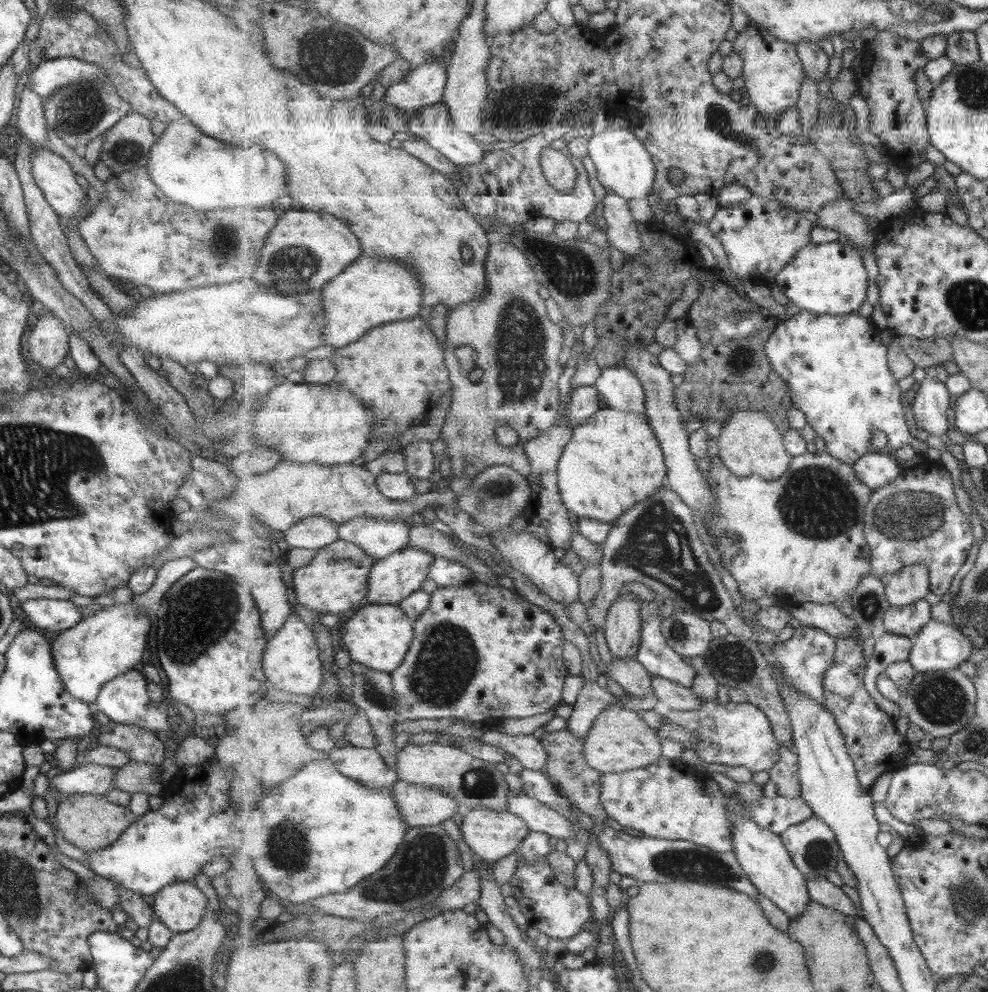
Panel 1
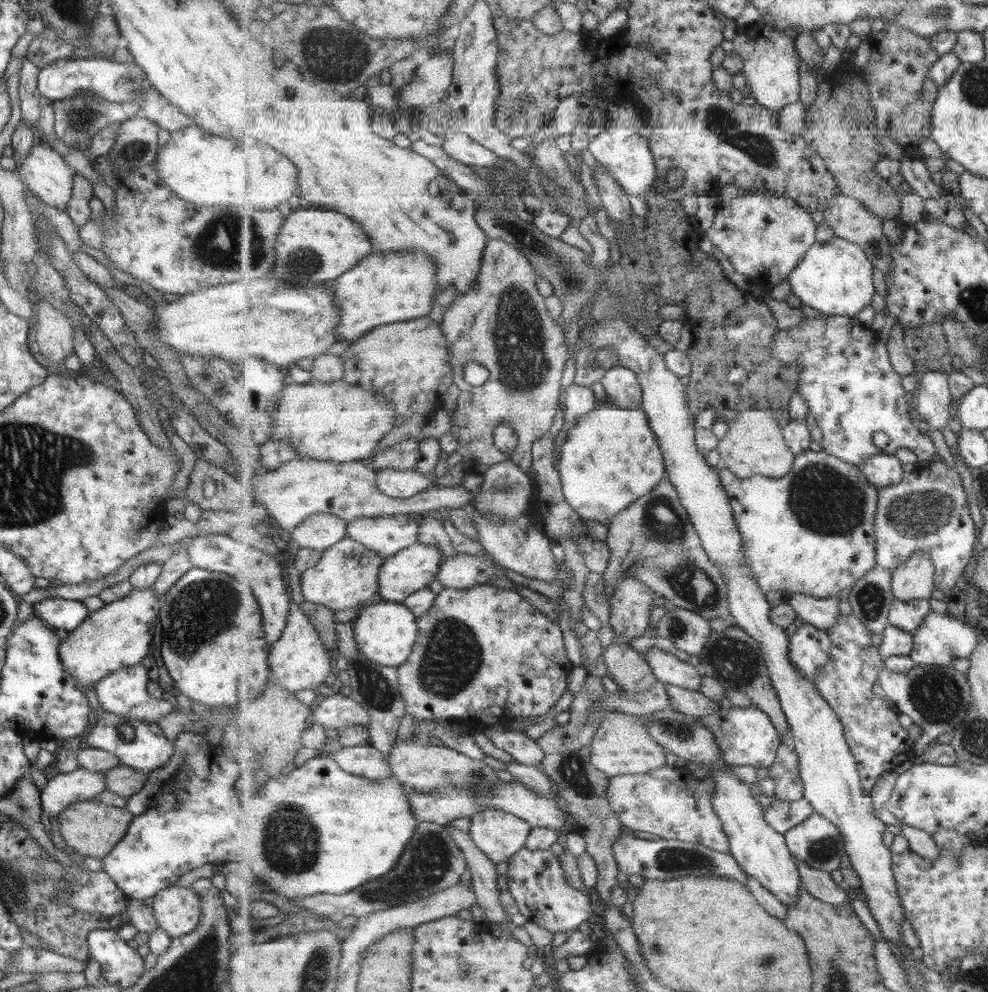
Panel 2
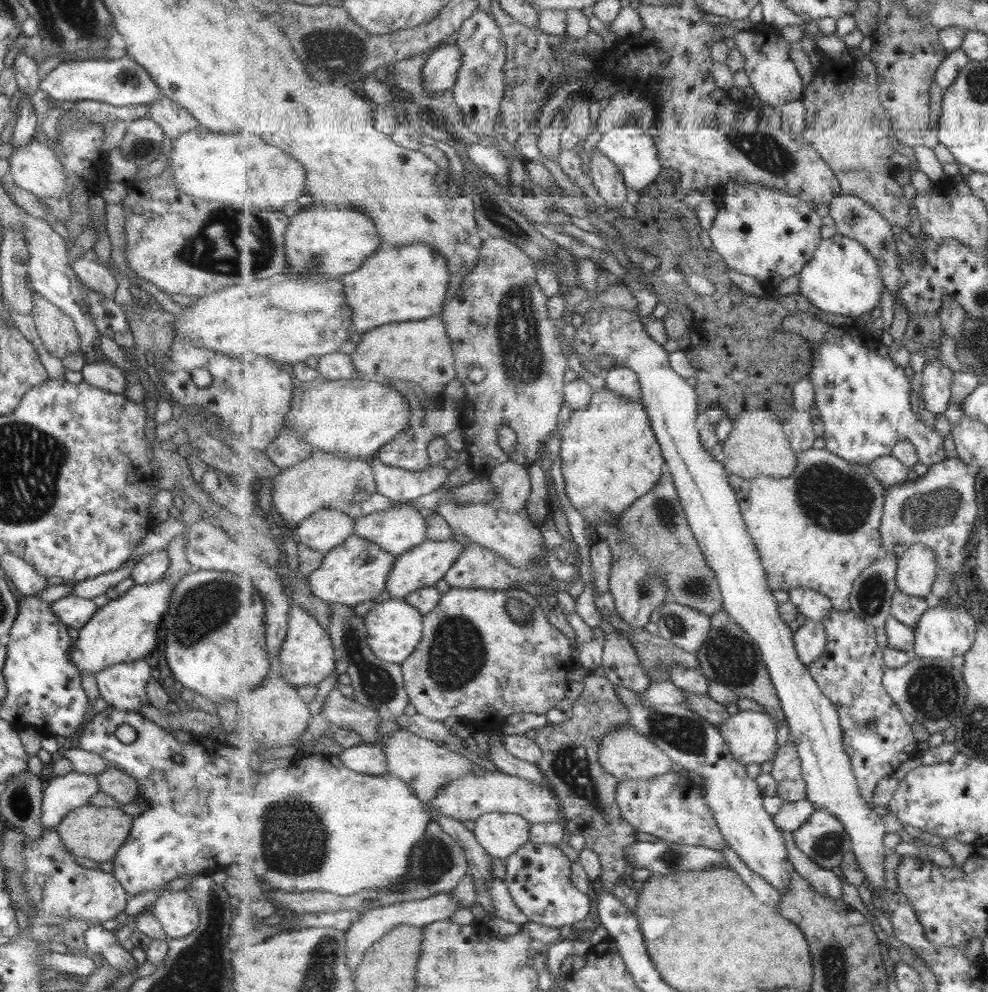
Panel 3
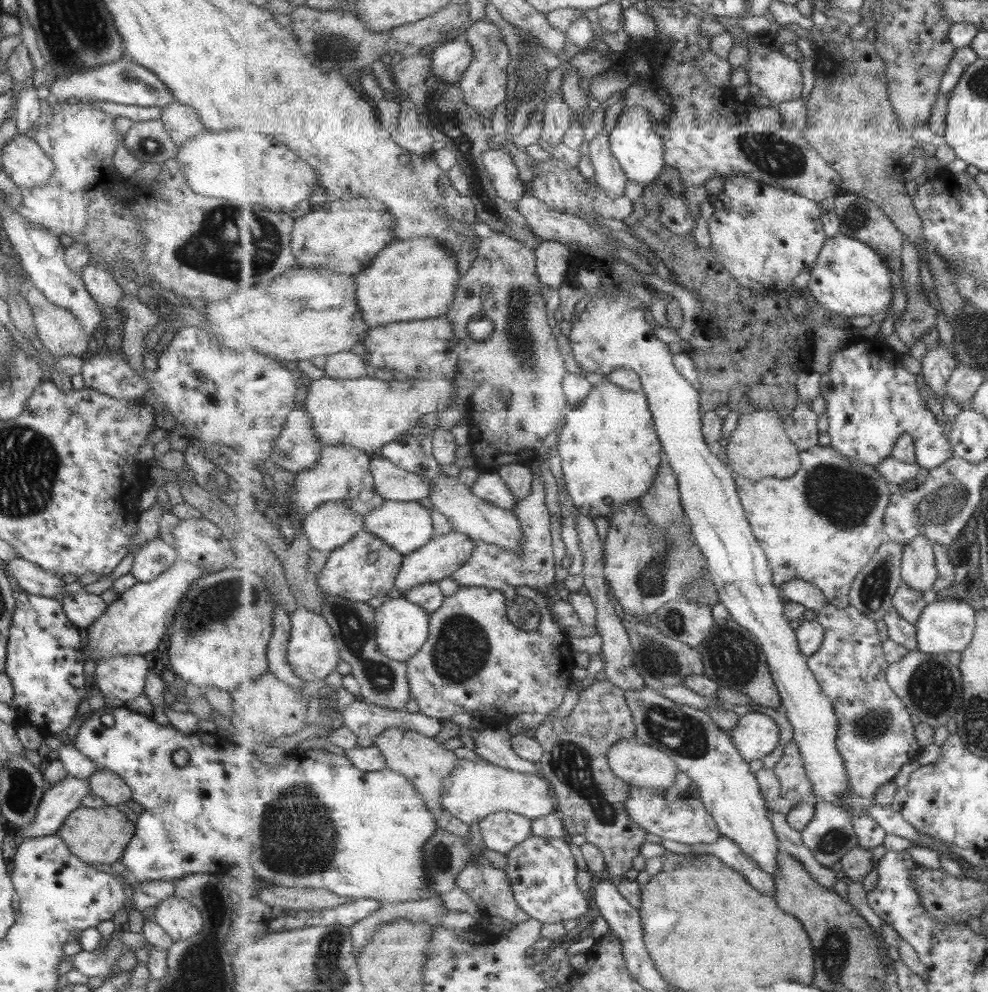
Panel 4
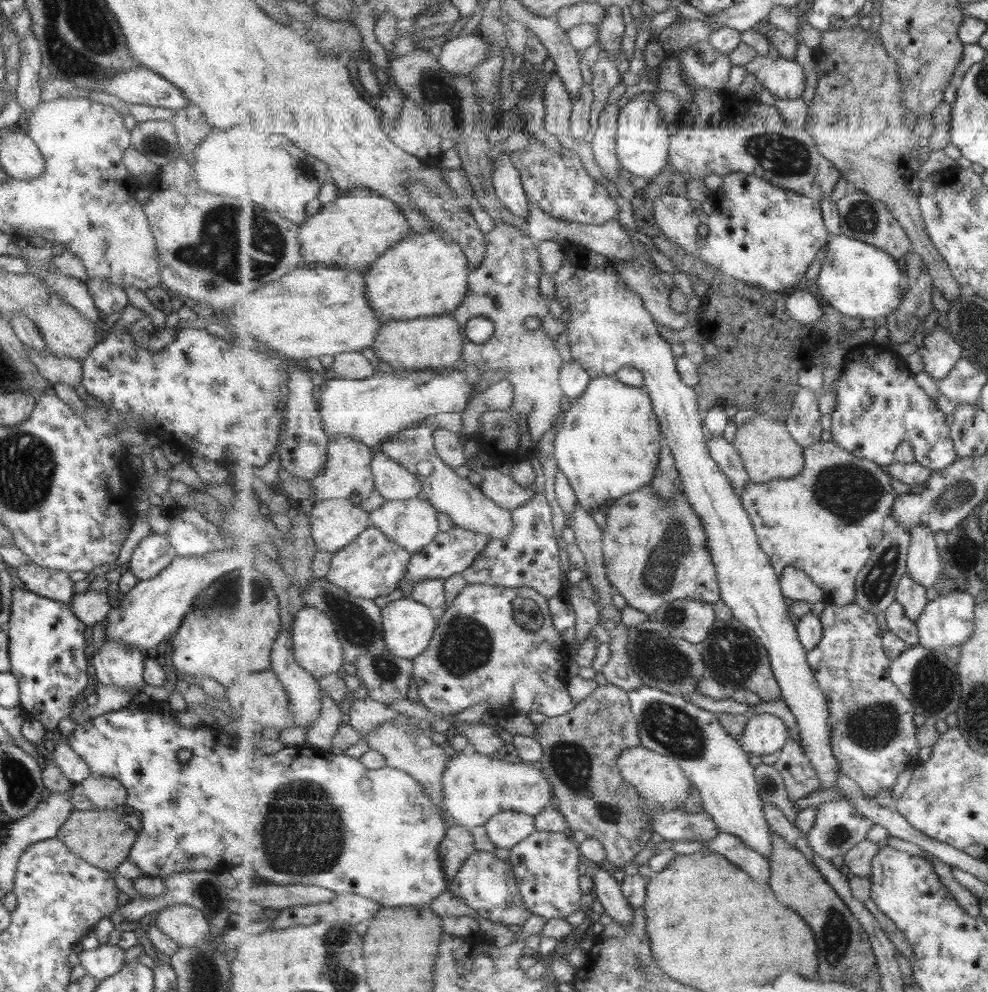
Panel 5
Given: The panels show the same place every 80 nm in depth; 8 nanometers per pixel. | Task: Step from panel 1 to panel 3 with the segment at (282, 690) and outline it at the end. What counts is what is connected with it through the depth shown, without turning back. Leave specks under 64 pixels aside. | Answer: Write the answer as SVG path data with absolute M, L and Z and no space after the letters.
M293 604L290 608L290 628L286 636L286 642L282 644L280 660L282 670L285 673L286 682L296 689L303 686L314 686L325 680L335 670L334 641L329 631L319 624L319 621L311 616L304 608Z

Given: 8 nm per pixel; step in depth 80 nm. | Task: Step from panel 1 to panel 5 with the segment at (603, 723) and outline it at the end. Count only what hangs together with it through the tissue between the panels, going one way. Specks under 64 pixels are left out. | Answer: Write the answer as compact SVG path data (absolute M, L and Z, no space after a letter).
M627 748L623 756L619 756L618 765L623 778L638 789L643 799L654 800L656 803L676 802L677 809L682 809L683 802L689 798L689 788L692 782L687 778L686 772L670 757L663 756L659 752L653 752L649 748Z

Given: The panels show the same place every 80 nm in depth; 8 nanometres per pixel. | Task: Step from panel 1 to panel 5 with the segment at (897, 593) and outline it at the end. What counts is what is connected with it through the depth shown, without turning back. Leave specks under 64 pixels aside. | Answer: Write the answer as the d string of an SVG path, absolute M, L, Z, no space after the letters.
M922 524L912 530L911 536L906 572L912 574L914 579L926 588L931 588L940 580L939 576L943 570L935 542L935 532Z

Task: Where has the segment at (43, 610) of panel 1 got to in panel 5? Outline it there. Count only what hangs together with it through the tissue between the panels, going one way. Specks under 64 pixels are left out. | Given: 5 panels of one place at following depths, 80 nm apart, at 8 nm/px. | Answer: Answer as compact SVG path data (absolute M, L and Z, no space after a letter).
M88 591L73 593L68 602L71 614L84 626L93 626L104 620L105 615L111 608L107 603L107 591Z

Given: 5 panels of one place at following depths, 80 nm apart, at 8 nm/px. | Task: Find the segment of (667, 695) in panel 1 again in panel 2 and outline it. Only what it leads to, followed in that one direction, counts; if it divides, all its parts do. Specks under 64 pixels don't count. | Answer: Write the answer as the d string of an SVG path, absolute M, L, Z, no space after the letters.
M666 684L667 693L671 697L670 707L695 718L713 716L723 710L719 703L707 698L700 691L693 691L681 686Z

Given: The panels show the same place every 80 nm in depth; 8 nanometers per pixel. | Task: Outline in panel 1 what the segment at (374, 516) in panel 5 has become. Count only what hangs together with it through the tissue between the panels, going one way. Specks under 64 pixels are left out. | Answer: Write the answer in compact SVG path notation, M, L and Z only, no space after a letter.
M358 517L345 521L338 528L341 540L358 544L377 560L404 550L409 544L410 528L415 520L381 520Z

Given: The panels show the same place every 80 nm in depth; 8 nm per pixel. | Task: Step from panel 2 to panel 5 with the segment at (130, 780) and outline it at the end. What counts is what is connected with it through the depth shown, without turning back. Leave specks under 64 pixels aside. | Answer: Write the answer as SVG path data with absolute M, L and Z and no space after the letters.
M89 775L77 784L77 790L99 810L115 809L126 802L126 788L114 778Z

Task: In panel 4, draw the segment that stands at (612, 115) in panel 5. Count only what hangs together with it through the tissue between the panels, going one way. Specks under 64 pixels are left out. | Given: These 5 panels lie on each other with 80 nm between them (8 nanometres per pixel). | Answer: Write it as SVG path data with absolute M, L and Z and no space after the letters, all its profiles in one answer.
M601 131L588 145L589 157L594 167L594 180L600 184L611 199L625 198L628 183L627 173L620 165L619 159L610 149L610 132Z

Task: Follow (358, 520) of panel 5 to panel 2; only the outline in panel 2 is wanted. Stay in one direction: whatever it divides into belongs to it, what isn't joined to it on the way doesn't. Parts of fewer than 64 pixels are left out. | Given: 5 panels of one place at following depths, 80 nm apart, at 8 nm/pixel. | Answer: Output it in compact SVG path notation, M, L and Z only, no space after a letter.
M321 512L307 517L291 530L291 540L299 547L322 552L348 536L348 524L336 514Z

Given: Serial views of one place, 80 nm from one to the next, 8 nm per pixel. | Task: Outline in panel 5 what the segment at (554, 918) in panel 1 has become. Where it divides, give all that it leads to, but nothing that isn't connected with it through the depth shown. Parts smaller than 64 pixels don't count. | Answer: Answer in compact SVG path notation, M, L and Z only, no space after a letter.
M537 829L510 849L509 856L526 905L533 914L547 919L565 919L579 910L586 910L581 903L584 892L580 887L579 866L583 860L579 844L571 838L569 832Z

